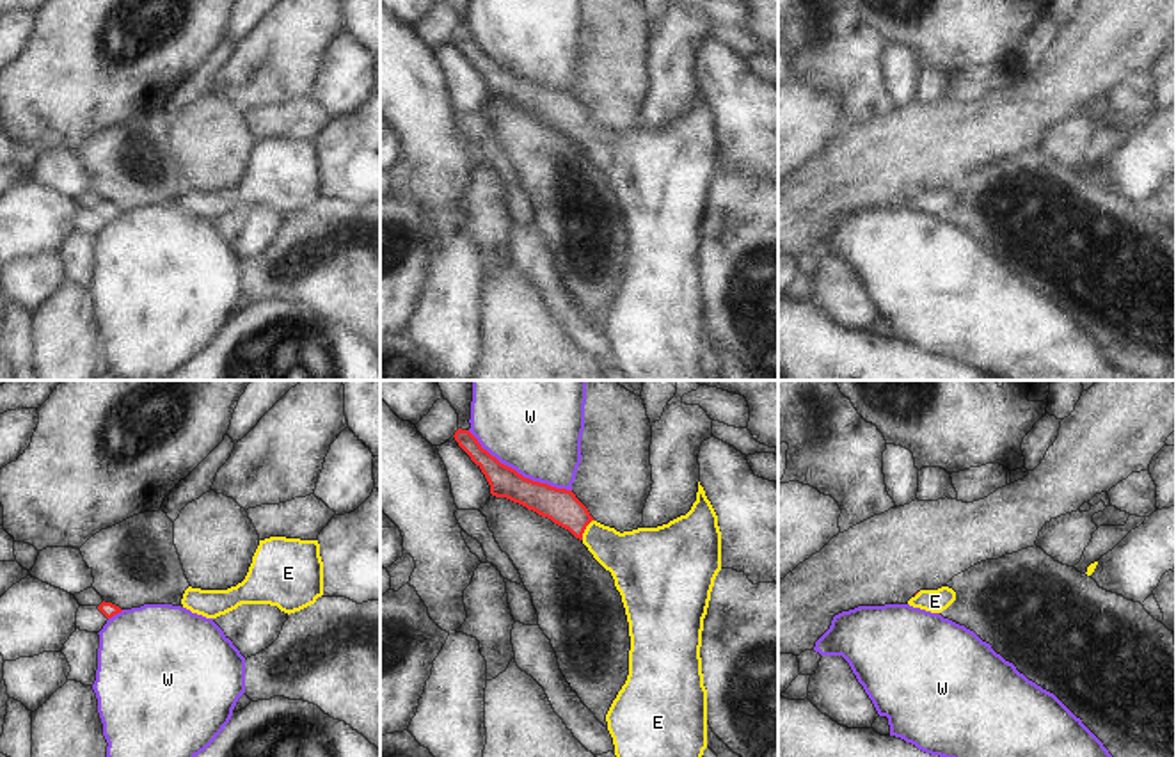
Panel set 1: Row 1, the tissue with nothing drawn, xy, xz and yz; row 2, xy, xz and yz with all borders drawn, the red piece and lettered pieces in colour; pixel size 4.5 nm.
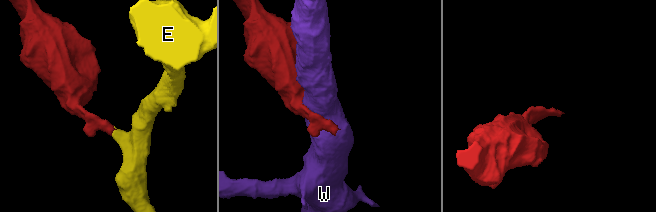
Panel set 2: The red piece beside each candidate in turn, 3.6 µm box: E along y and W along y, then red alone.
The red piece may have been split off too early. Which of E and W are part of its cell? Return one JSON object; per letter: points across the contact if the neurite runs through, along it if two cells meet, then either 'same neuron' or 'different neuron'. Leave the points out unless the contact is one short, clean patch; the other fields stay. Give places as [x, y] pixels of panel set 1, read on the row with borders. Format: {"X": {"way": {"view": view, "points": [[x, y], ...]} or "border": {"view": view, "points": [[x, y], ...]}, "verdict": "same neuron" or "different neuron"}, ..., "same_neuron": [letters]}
{"E": {"way": {"view": "xz", "points": [[562, 507], [585, 528], [611, 549], [631, 557]]}, "verdict": "same neuron"}, "W": {"verdict": "different neuron"}, "same_neuron": ["E"]}

